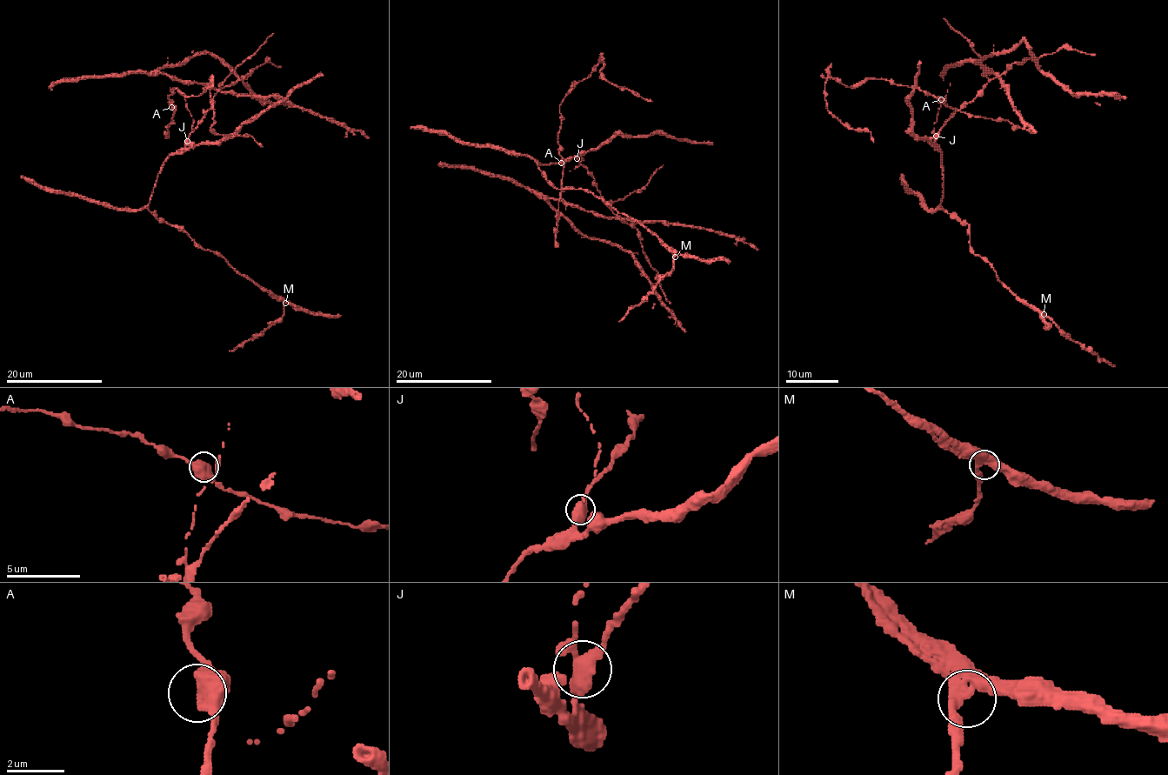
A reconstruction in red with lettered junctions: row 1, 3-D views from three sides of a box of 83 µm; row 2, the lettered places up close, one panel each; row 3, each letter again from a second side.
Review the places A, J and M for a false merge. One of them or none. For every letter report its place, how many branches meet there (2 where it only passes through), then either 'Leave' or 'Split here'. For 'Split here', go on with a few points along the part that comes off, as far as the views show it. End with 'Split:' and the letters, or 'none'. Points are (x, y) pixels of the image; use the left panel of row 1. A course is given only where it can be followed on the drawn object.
A: Place: (171, 107). Branches: 3. Leave
J: Place: (187, 141). Branches: 3. Split here. Course of the part to remove: (187, 141), (211, 107), (213, 96), (225, 86), (230, 86), (268, 60), (281, 67)
M: Place: (285, 303). Branches: 3. Leave
Split: J

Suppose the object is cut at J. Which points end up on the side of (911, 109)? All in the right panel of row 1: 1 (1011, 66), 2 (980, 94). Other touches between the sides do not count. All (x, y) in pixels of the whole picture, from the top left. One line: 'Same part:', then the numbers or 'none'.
Same part: none

